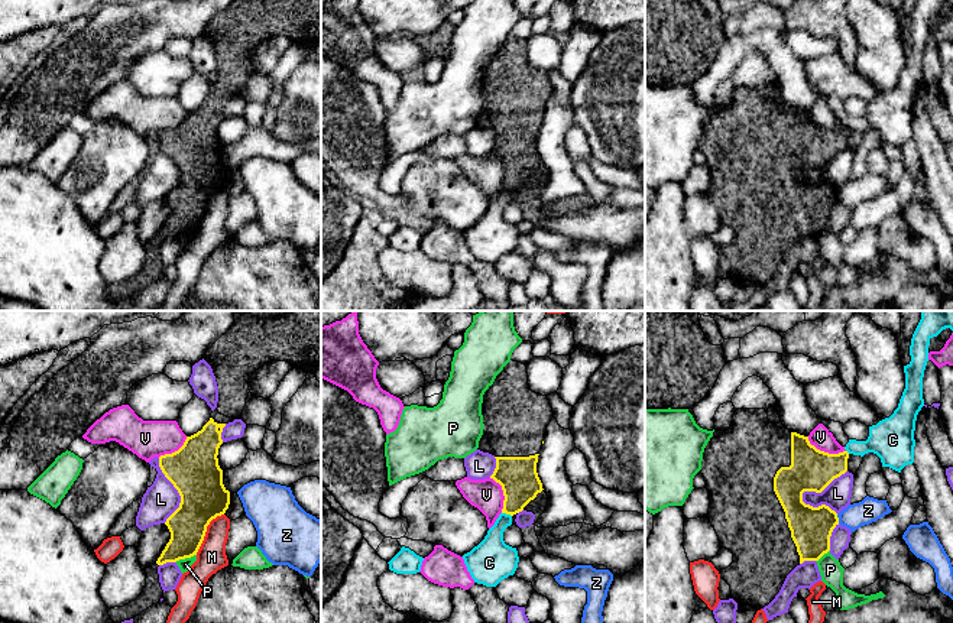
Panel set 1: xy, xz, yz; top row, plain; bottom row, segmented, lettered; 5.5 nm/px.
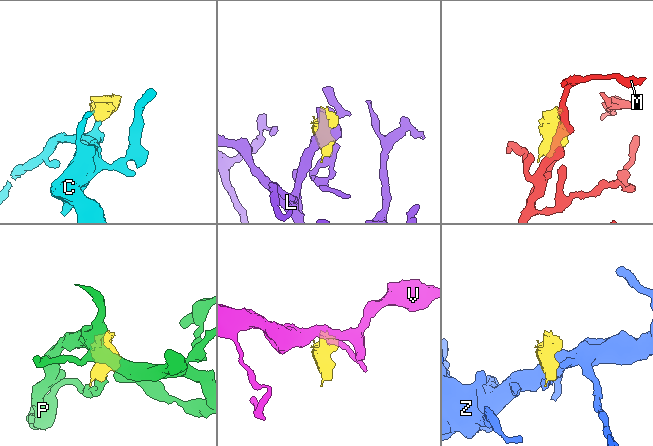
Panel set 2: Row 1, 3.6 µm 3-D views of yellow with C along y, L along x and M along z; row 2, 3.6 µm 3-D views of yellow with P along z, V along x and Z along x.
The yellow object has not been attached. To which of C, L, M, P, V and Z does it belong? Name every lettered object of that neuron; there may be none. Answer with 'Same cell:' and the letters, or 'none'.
Same cell: none

